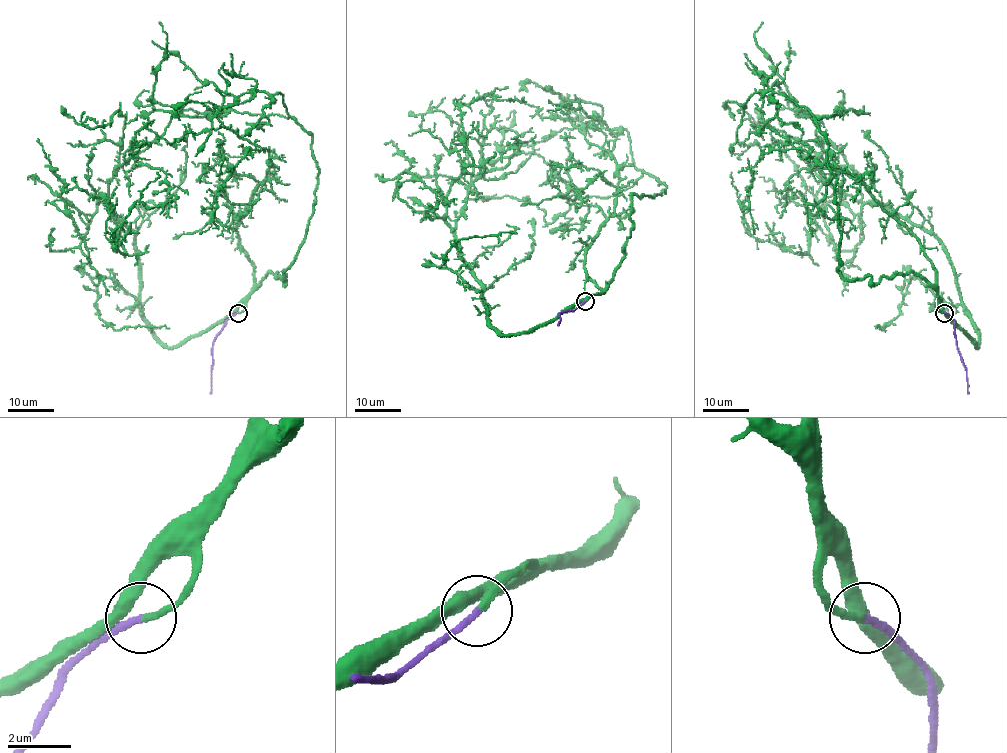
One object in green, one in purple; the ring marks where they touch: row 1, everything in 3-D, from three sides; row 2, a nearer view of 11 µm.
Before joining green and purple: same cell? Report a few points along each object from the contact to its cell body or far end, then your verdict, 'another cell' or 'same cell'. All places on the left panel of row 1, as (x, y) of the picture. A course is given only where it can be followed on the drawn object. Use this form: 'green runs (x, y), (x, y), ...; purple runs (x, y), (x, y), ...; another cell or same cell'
green runs (238, 313), (269, 272), (284, 283), (304, 237), (311, 136), (277, 114), (155, 110), (159, 22); purple runs (238, 313), (226, 321), (213, 342), (210, 393); same cell

